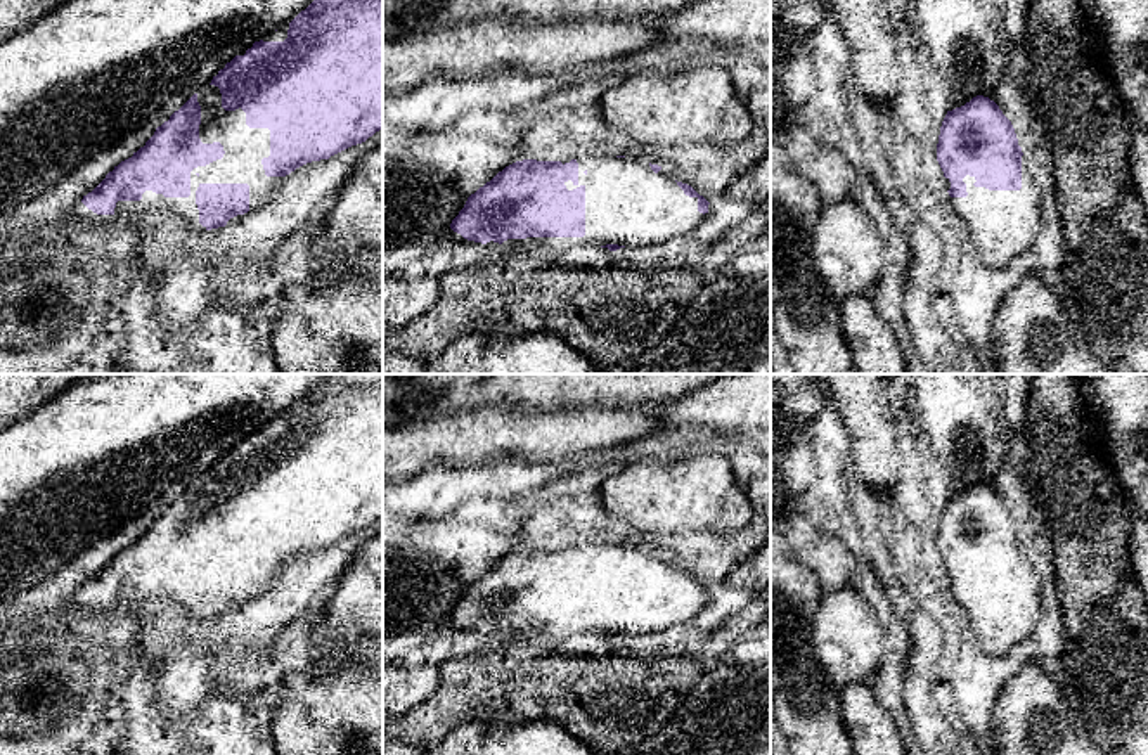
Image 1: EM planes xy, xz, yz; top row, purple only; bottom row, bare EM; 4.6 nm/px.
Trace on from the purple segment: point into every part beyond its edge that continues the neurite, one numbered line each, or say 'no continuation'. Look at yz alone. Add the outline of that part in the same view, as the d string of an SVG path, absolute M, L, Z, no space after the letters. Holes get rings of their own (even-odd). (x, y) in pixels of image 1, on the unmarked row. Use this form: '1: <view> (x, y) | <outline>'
1: yz (1003, 612) | M1022 544L1022 577L989 578L975 575L966 563L966 585L951 585L954 601L964 611L978 646L989 656L1003 656L1027 639L1042 615L1039 580Z

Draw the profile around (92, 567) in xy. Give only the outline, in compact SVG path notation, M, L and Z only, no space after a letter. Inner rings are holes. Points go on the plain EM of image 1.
M100 549L99 556L95 559L83 559L83 558L76 558L74 561L68 561L66 566L69 568L76 568L76 566L85 566L83 571L78 571L78 580L81 584L87 584L88 580L92 580L104 566L109 559L113 559L114 554L109 552L107 549Z

